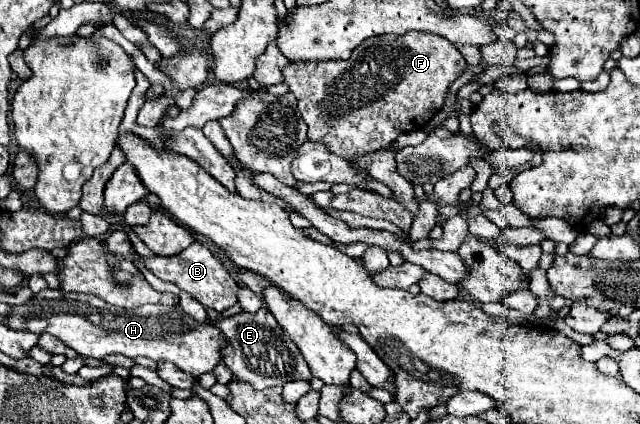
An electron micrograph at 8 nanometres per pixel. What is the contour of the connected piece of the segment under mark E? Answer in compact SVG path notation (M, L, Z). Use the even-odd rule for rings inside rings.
M261 307L257 313L241 311L231 317L221 317L217 321L211 321L225 337L225 345L221 349L225 365L233 371L235 379L243 379L251 383L255 389L267 389L275 385L285 385L289 381L311 381L311 371L295 343L289 339L289 335L279 327L275 317L269 309Z

